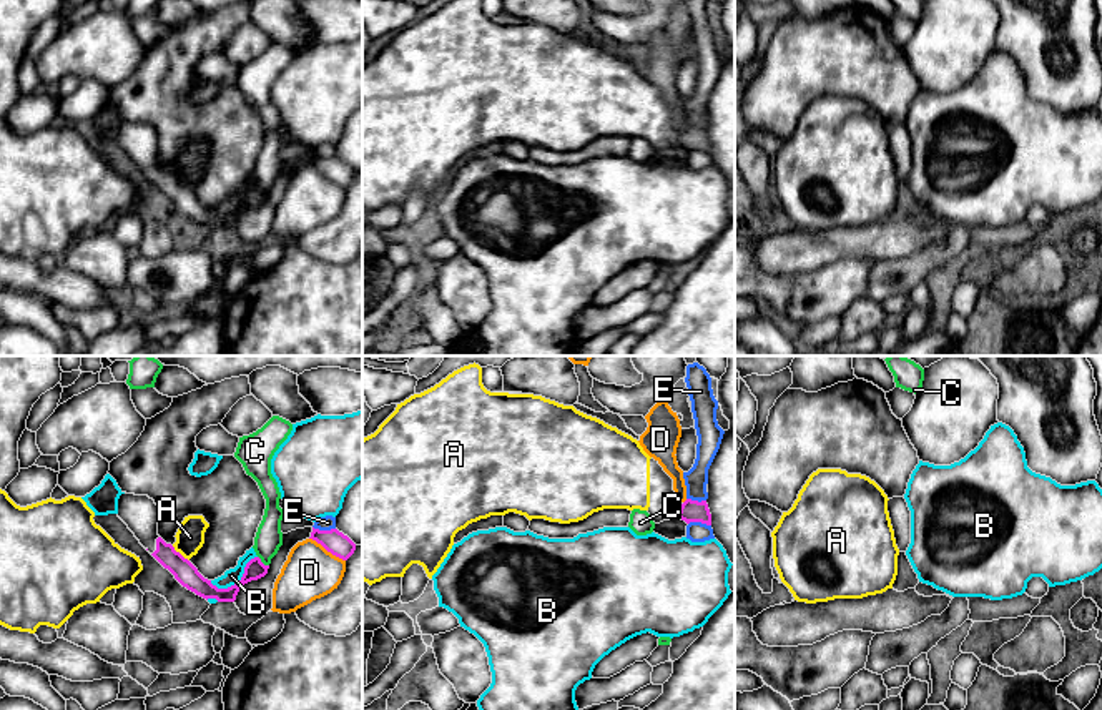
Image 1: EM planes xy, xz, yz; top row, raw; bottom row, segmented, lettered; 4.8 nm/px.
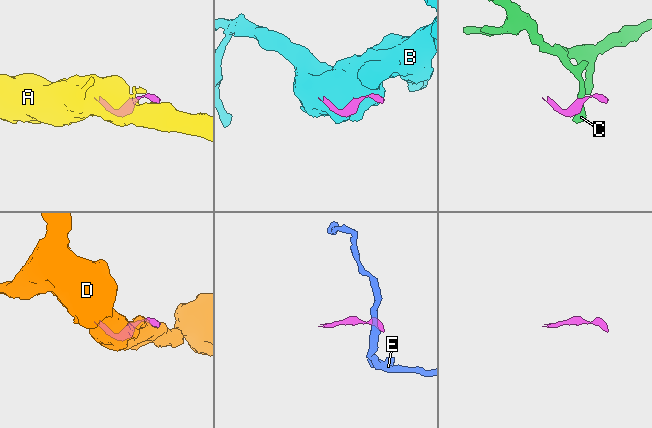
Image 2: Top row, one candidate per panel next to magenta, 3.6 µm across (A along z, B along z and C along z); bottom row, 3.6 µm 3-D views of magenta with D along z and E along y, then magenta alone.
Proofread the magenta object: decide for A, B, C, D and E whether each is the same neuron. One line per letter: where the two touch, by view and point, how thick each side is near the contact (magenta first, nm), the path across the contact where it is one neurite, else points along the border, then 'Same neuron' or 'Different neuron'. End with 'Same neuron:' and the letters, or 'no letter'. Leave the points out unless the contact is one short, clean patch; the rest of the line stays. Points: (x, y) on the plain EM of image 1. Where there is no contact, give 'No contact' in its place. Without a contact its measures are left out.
A: Touches magenta at xy (178, 180). Thickness 110 nm (magenta) against 140 nm. Different neuron
B: Touches magenta at xy (236, 210). Thickness 110 nm (magenta) against 70 nm. Different neuron
C: Touches magenta at xy (261, 190). Thickness 100 nm (magenta) against 130 nm. Boundary: xy (258, 183), (268, 193). Different neuron
D: Touches magenta at xy (328, 178). Thickness 110 nm (magenta) against 260 nm. Different neuron
E: Touches magenta at xy (324, 158). Thickness 110 nm (magenta) against 70 nm. Boundary: xy (313, 153), (334, 157). Different neuron
Same neuron: no letter

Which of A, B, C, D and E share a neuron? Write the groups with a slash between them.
A / B / C / D / E

